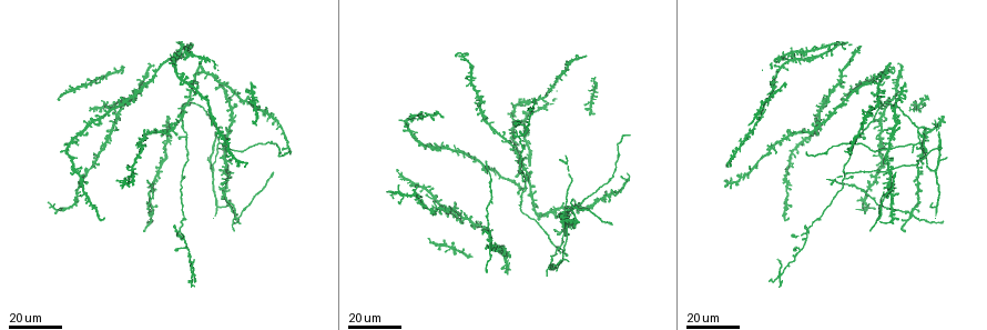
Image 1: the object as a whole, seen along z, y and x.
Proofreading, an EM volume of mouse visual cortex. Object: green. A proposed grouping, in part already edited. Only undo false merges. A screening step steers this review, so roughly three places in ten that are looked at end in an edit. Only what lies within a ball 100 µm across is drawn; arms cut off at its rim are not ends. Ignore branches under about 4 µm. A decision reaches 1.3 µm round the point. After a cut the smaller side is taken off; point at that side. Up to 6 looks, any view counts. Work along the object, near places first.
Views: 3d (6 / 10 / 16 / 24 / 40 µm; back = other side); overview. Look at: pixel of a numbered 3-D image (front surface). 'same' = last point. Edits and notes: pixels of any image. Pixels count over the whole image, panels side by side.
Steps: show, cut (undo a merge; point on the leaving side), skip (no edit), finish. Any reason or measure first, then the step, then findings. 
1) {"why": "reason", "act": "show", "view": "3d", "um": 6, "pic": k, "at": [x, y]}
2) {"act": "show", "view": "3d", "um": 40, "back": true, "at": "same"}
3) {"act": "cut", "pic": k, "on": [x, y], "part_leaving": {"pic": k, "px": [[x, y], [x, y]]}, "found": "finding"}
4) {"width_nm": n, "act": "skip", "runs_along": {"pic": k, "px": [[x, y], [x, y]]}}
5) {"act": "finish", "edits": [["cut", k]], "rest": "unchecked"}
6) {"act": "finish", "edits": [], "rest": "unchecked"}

{"why": "looks like a crossing", "act": "show", "view": "3d", "um": 16, "pic": 1, "at": [518, 137]}

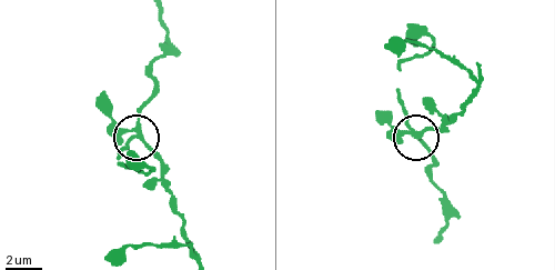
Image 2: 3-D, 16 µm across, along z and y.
{"act": "show", "view": "3d", "um": 6, "pic": 2, "at": [137, 136]}

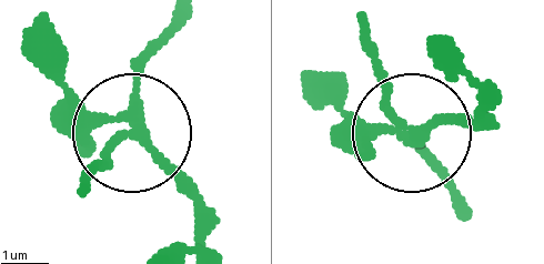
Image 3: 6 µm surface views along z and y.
{"side_arm_um": 9, "act": "skip", "runs_along": {"pic": 3, "px": [[177, 21], [138, 69], [129, 128], [78, 188]]}, "found": "continuous, no second neuron"}

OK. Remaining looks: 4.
{"why": "side arm on a straight run", "act": "show", "view": "3d", "um": 16, "pic": 1, "at": [801, 249]}

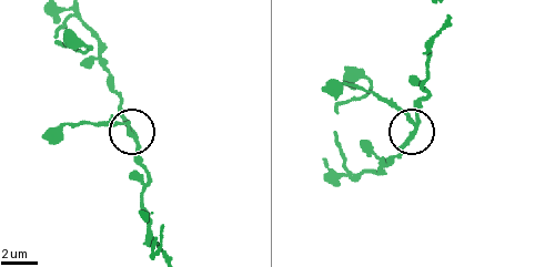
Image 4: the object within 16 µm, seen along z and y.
{"act": "show", "view": "3d", "um": 10, "pic": 4, "at": [413, 123]}

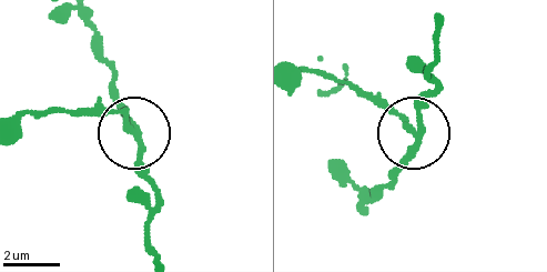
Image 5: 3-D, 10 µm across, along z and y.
{"width_nm": 180, "act": "skip", "runs_along": {"pic": 5, "px": [[363, 205], [391, 177], [413, 136], [372, 93]]}, "found": "all the same neuron"}

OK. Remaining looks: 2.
{"act": "show", "view": "3d", "um": 24, "pic": 1, "at": [890, 148]}

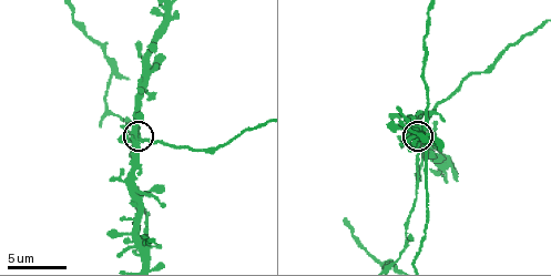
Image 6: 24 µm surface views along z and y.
{"why": "closer look", "act": "show", "view": "3d", "um": 6, "pic": 6, "at": [135, 144]}

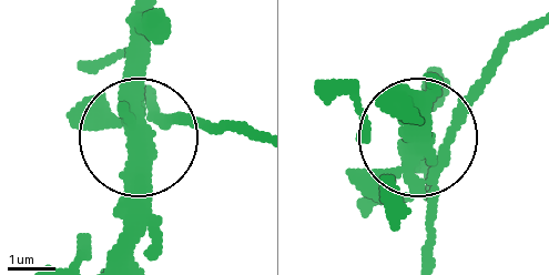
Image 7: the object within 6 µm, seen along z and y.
{"act": "skip", "runs_along": {"pic": 7, "px": [[260, 142], [176, 118], [152, 130], [132, 245]]}, "found": "all the same neuron"}

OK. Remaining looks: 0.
{"act": "finish", "edits": [], "rest": "unchecked"}

